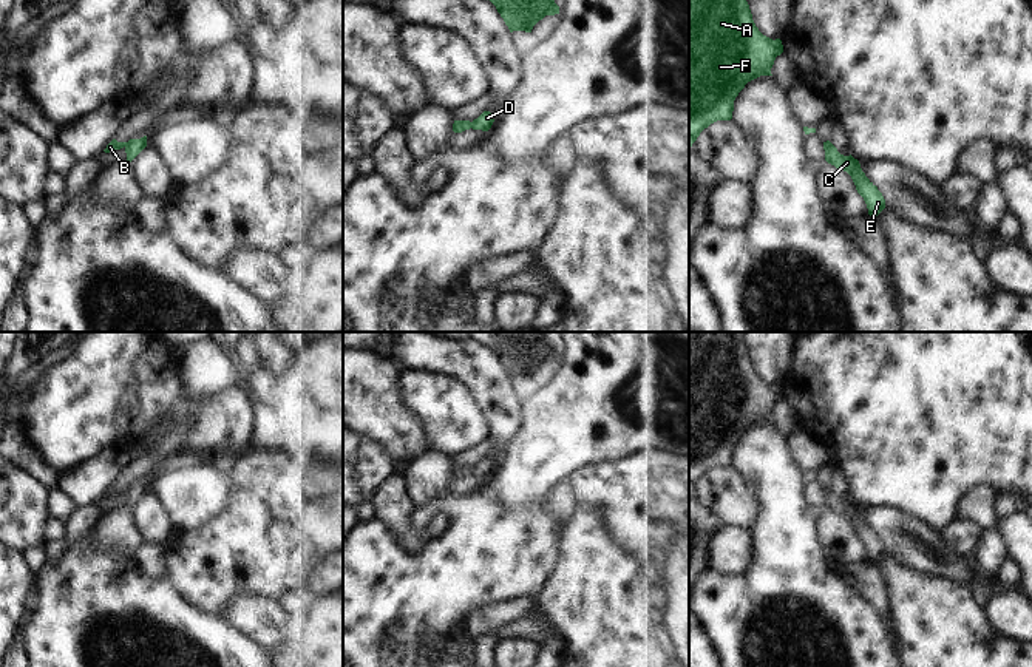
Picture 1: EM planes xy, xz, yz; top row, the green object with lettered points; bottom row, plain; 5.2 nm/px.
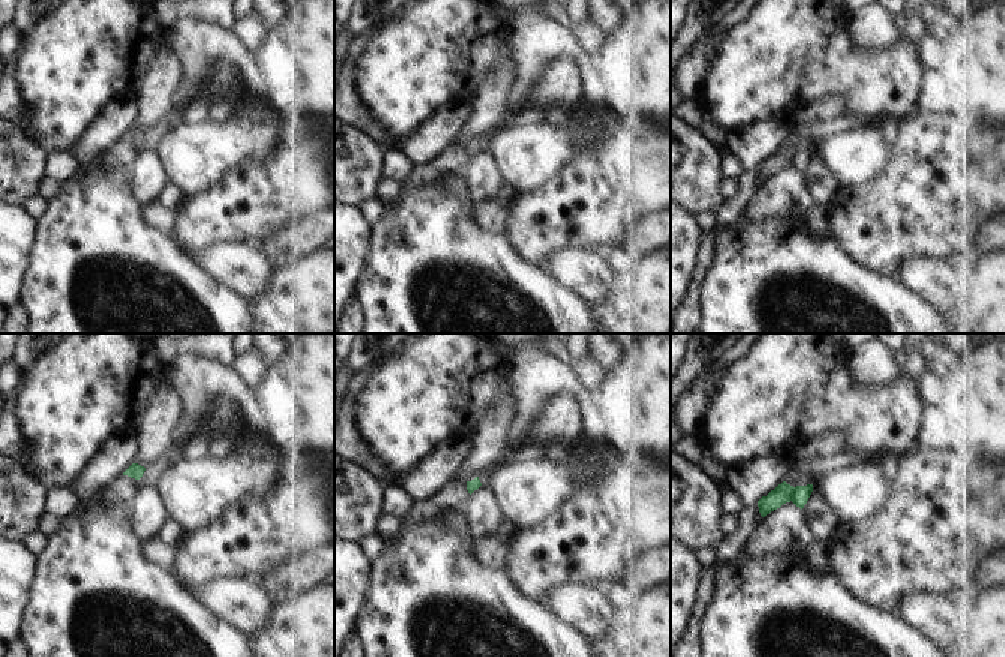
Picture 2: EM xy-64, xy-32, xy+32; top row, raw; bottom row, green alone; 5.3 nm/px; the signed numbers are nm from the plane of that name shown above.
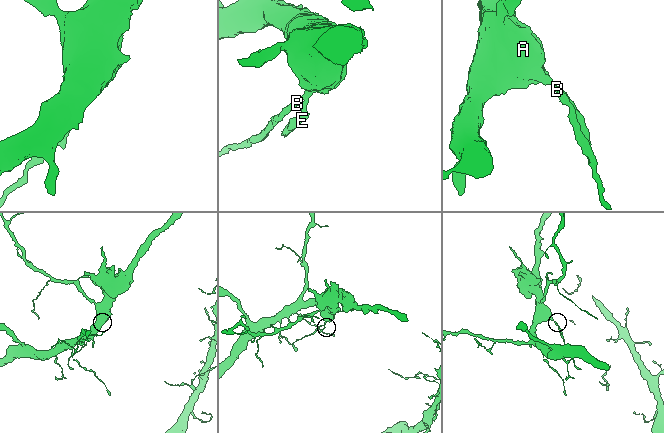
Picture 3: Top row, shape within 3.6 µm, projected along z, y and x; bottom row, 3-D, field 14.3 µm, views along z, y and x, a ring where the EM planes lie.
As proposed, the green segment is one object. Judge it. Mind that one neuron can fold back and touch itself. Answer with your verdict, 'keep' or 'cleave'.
cleave

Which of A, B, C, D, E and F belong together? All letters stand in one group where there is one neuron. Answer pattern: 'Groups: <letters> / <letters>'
Groups: A C D E F / B

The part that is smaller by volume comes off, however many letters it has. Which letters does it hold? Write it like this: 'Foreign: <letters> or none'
Foreign: B

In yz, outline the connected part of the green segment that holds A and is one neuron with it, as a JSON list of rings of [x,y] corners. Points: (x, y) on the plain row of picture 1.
[[[689,332],[689,494],[711,469],[732,465],[738,438],[748,428],[772,422],[771,414],[782,398],[782,386],[763,381],[755,372],[745,332]]]

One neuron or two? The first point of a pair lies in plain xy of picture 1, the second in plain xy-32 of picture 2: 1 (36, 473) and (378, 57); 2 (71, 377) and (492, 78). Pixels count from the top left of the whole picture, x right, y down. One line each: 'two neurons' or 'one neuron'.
1: two neurons
2: two neurons

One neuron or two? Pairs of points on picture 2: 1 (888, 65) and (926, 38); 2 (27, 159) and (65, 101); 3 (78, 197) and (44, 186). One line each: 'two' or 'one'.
1: two
2: two
3: two

